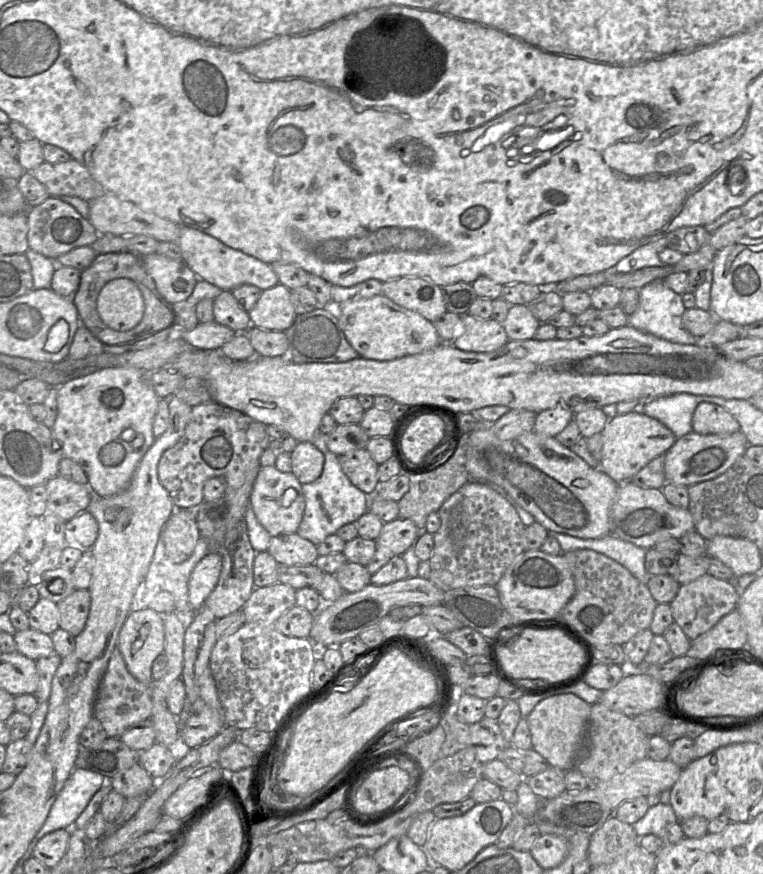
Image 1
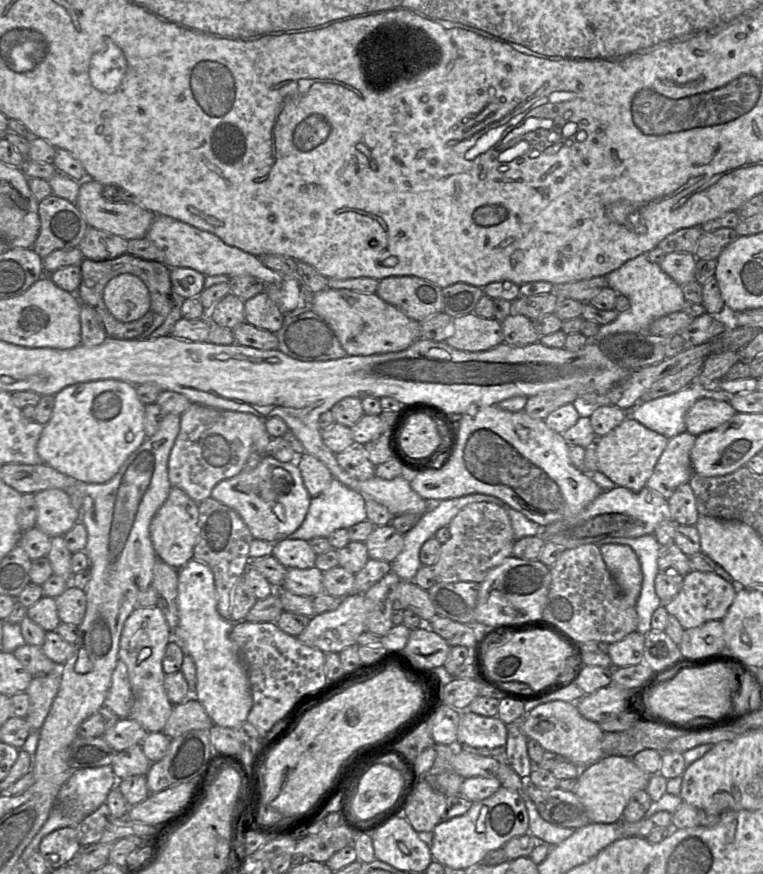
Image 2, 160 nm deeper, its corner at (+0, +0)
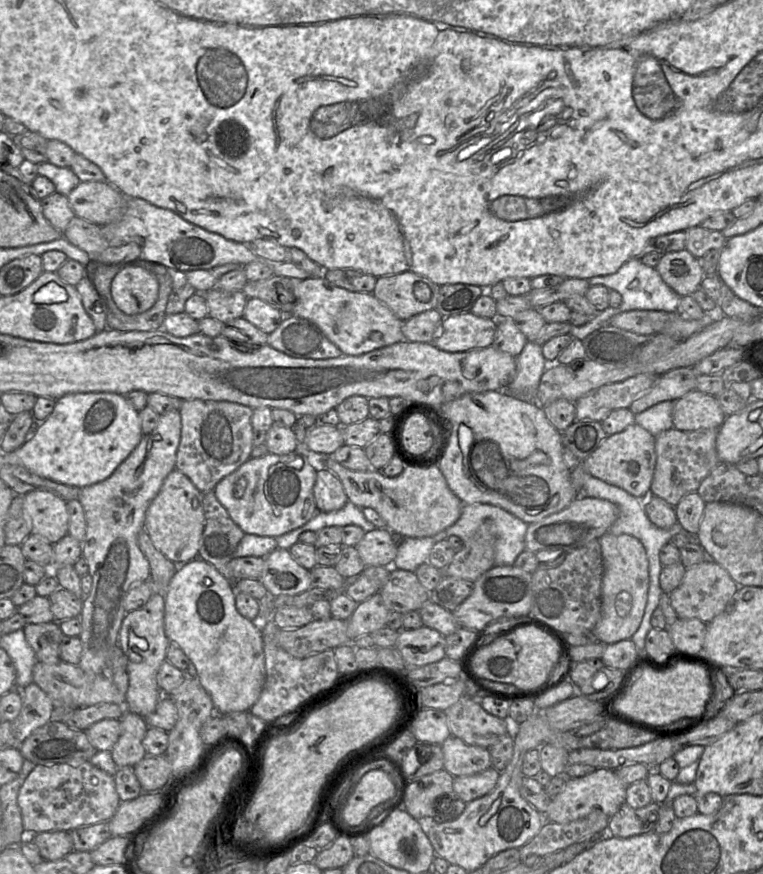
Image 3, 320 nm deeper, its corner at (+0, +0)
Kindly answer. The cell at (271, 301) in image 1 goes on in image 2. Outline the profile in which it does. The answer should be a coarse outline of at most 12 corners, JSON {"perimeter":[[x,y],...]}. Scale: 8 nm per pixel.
{"perimeter":[[266,291],[246,300],[247,323],[272,333],[285,316]]}

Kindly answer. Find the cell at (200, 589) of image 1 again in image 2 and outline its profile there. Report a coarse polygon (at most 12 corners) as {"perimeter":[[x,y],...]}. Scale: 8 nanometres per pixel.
{"perimeter":[[178,570],[174,638],[214,725],[246,721],[248,671],[217,610],[214,574]]}

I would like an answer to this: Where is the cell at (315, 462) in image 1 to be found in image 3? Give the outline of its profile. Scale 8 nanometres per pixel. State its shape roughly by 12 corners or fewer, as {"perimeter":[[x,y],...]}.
{"perimeter":[[329,469],[317,471],[313,494],[320,512],[348,502],[341,481]]}

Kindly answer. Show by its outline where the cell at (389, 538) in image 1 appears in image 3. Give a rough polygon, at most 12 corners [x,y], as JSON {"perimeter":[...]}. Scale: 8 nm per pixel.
{"perimeter":[[387,528],[355,547],[365,566],[392,567],[398,548]]}

